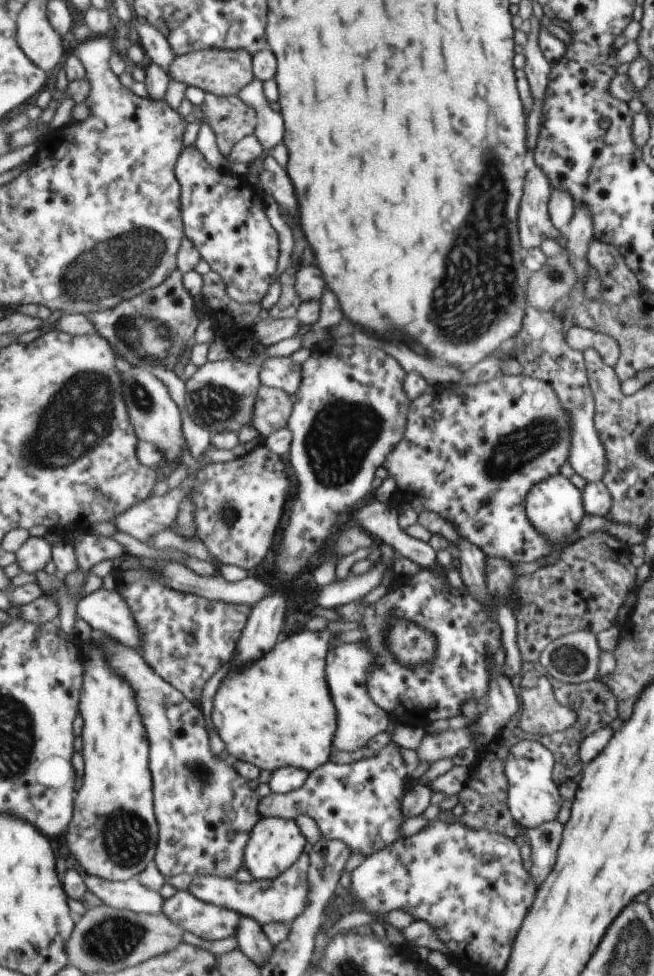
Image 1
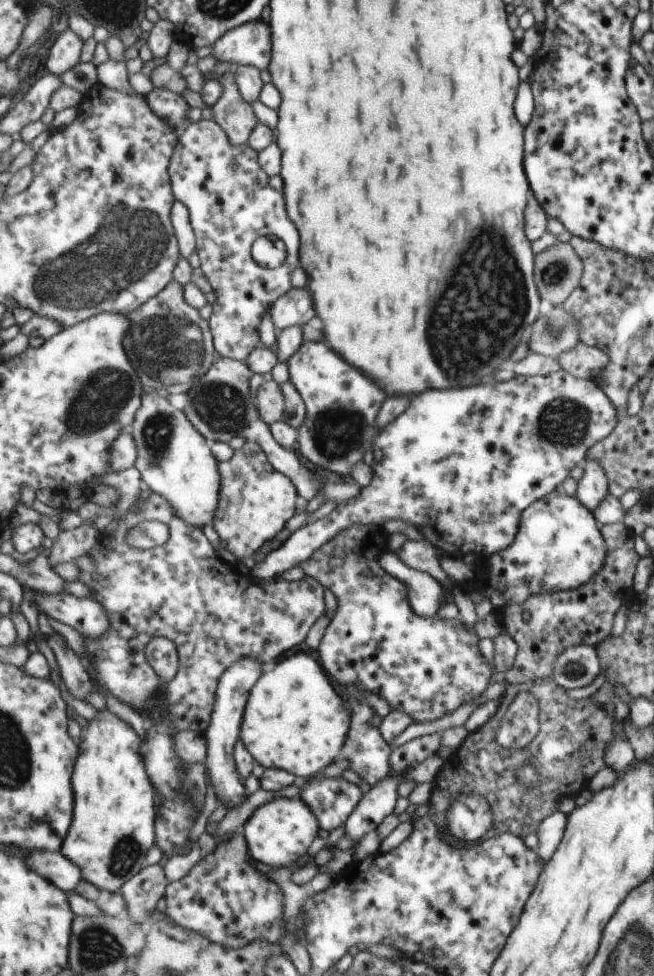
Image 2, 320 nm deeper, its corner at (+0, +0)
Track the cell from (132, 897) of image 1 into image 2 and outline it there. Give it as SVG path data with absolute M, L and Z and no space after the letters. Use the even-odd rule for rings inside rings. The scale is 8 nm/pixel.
M31 851L25 860L37 874L68 894L83 880L82 870L62 851Z

